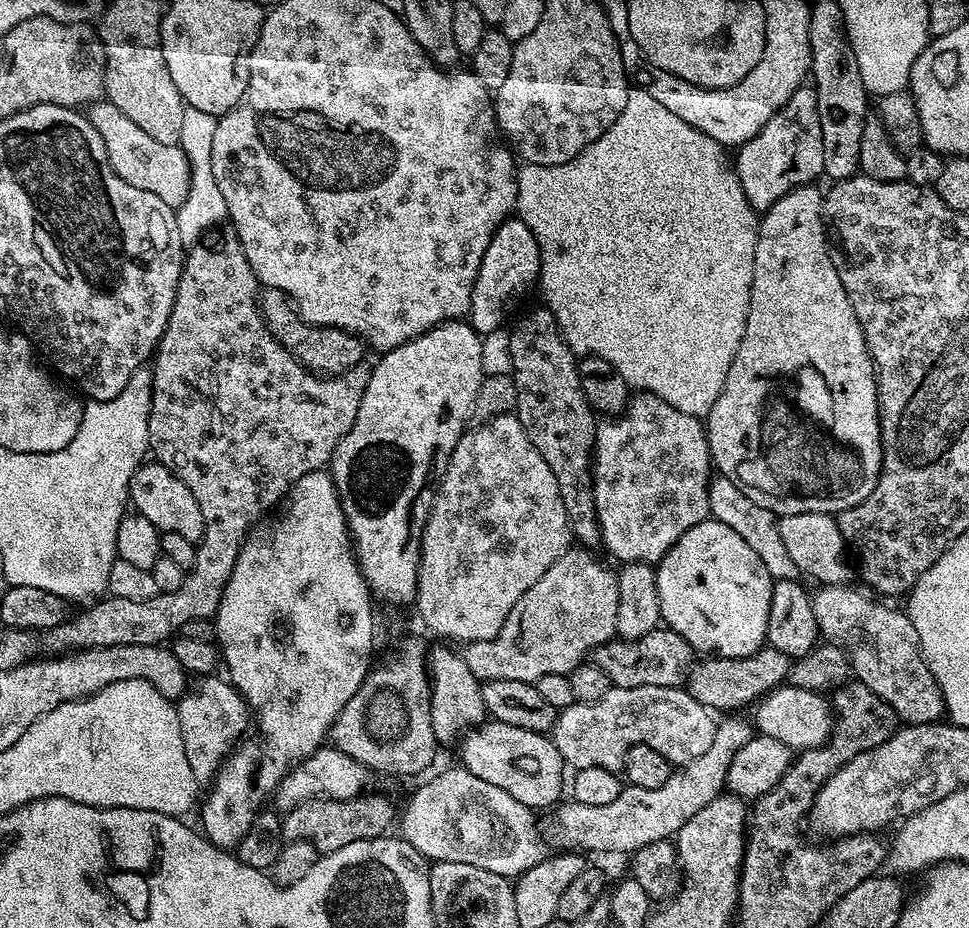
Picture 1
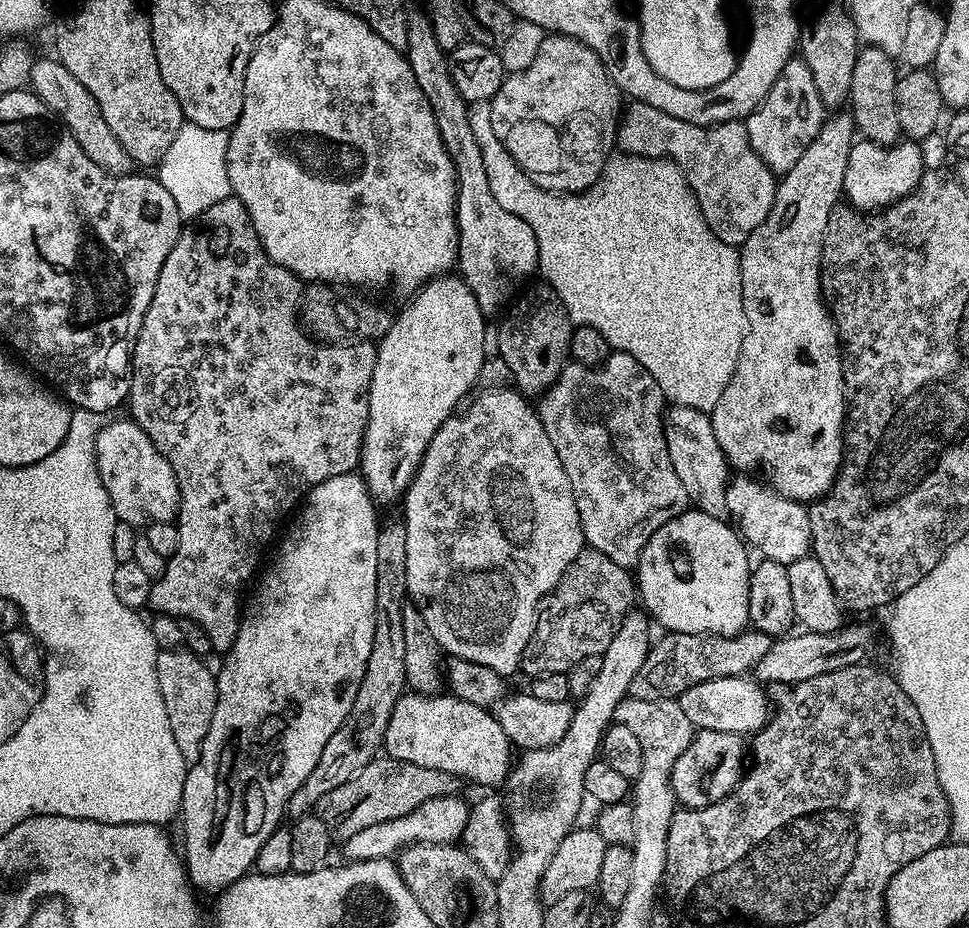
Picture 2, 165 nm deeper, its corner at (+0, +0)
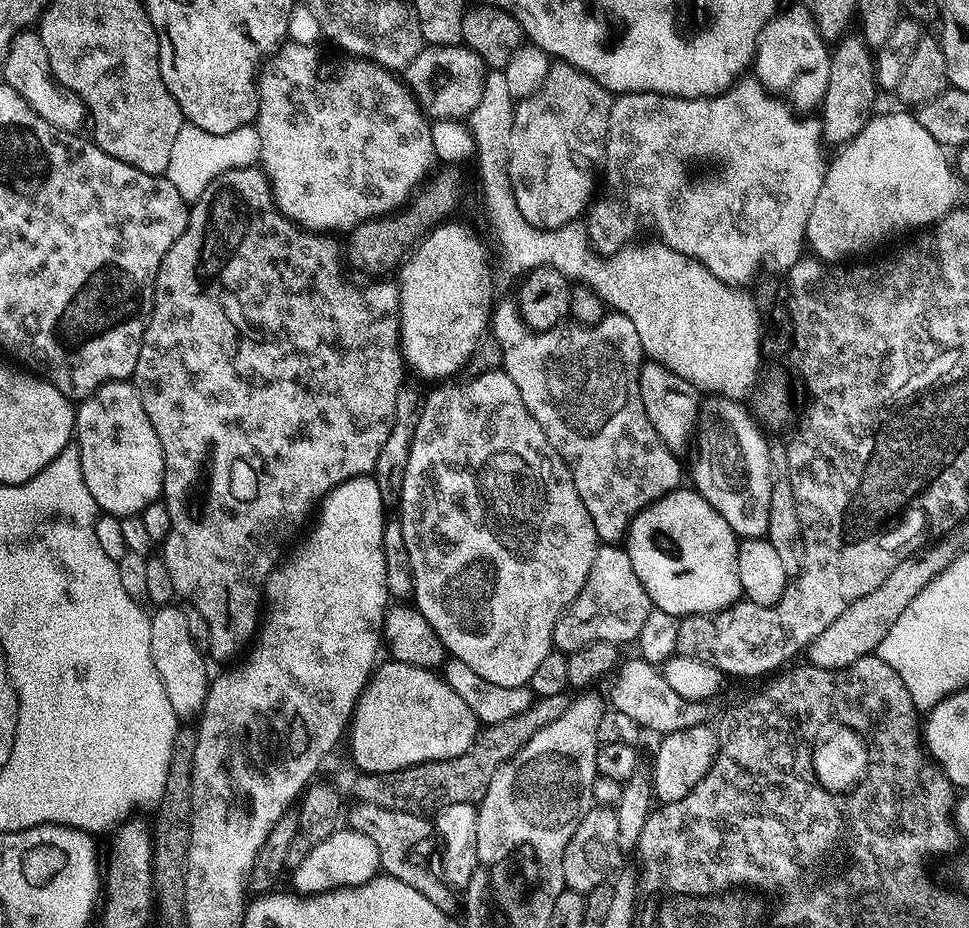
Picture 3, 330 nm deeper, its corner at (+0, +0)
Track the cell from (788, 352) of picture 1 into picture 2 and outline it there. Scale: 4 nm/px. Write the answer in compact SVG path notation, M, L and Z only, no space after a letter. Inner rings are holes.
M851 115L833 116L836 116L833 120L832 117L825 119L810 146L802 150L802 158L779 177L770 214L766 214L762 226L739 245L748 330L734 374L710 413L714 438L718 438L718 446L729 465L740 471L737 473L755 474L774 489L775 495L801 502L815 502L828 495L840 465L844 463L846 393L842 345L820 287L820 255L830 210L844 191L846 162L854 143L854 125Z

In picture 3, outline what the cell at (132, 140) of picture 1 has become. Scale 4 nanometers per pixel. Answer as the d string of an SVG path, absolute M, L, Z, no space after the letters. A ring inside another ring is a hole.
M25 30L12 39L12 46L2 66L2 72L3 83L9 84L35 112L46 118L46 122L50 122L50 126L58 126L58 130L63 132L75 133L81 131L80 127L83 124L85 127L89 119L88 109L70 89L64 88L52 76L50 58L46 58L46 46L42 46L39 31Z

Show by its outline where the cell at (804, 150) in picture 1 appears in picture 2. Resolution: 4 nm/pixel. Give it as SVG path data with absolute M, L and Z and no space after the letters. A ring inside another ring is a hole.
M793 58L782 66L782 74L778 74L774 86L770 86L764 101L747 116L748 141L769 171L783 174L802 158L802 150L810 146L825 119L826 109L820 100L818 86L814 86L810 66L806 66L803 58Z

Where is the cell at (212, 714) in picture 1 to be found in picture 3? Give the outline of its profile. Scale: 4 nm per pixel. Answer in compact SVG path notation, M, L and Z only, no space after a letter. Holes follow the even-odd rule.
M160 606L151 613L150 650L158 670L158 678L162 678L162 690L166 690L166 698L170 698L170 706L174 706L176 717L184 721L191 716L192 719L199 717L203 712L208 697L210 675L208 676L209 661L201 645L192 636L190 622L186 622L186 611L183 607L176 607Z

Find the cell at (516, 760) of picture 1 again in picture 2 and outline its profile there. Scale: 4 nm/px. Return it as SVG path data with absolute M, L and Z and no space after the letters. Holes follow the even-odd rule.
M405 694L394 706L394 714L390 714L390 722L384 735L383 751L393 760L414 762L414 766L426 766L426 770L442 770L457 778L465 776L476 784L503 785L510 771L508 748L510 749L510 741L506 738L500 721L489 709L470 706L470 702L462 702L451 694L435 696Z

